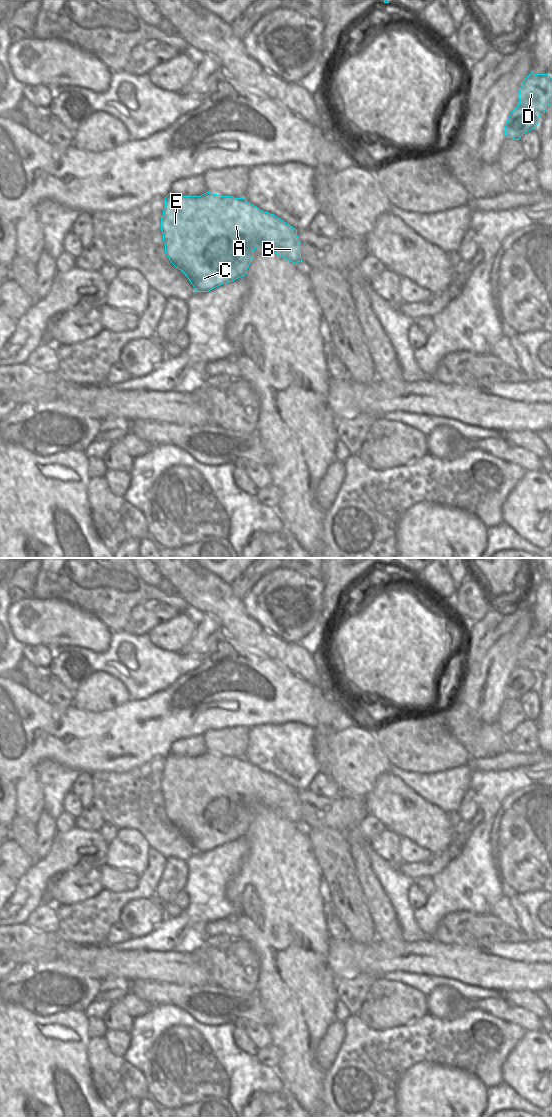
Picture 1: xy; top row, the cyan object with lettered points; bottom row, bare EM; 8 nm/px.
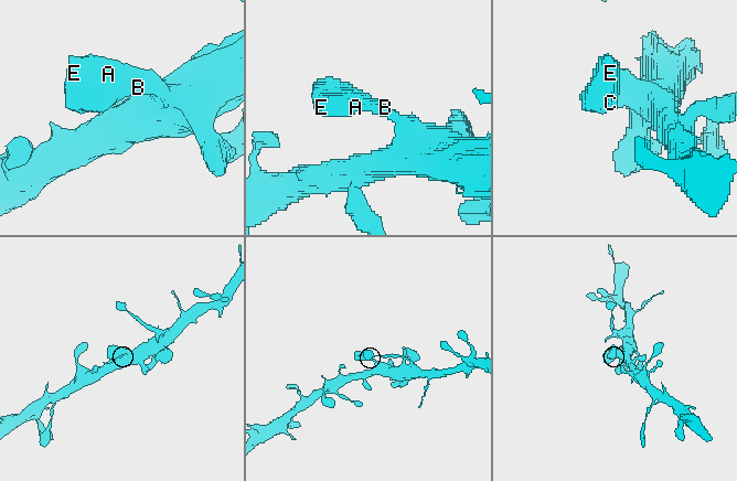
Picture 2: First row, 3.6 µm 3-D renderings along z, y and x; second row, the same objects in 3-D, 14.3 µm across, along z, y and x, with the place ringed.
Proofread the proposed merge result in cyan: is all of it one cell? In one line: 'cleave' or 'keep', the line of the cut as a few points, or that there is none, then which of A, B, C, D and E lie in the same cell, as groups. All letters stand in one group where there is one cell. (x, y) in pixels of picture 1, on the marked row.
keep | no cut | A B C D E

